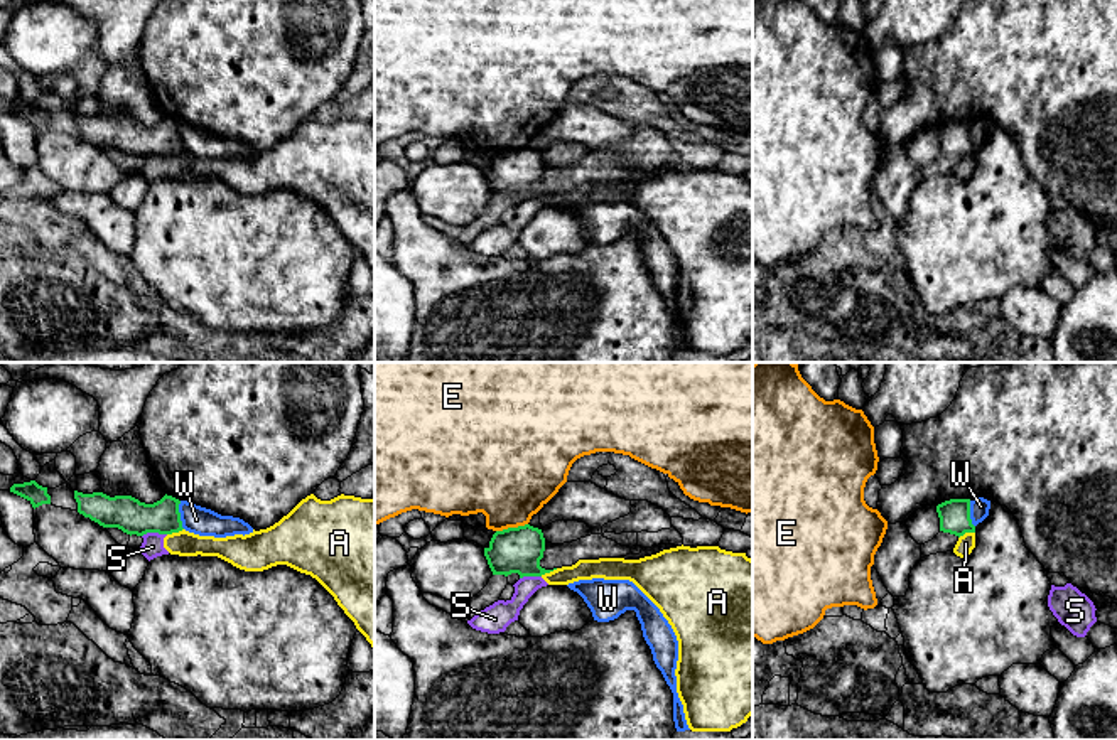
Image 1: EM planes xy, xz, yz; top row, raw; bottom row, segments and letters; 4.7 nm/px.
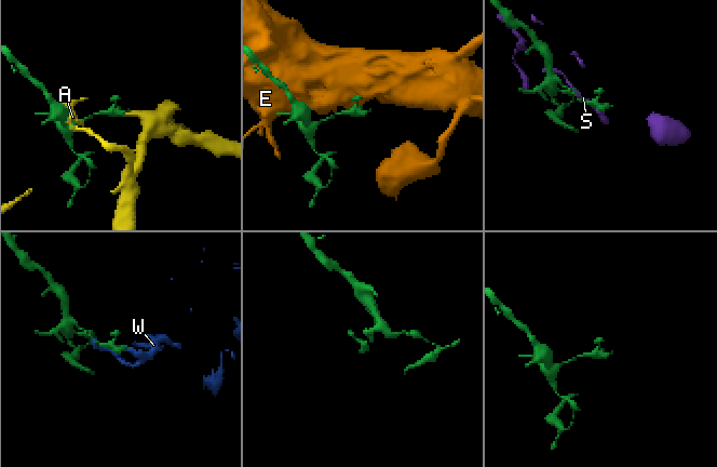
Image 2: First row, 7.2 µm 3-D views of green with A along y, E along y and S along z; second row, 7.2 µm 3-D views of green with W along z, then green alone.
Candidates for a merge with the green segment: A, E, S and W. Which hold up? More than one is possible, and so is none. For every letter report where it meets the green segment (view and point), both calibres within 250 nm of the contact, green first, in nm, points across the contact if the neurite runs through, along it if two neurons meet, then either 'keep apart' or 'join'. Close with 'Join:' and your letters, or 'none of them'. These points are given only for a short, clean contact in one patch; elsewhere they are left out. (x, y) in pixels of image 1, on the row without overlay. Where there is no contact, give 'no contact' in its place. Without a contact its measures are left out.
A: meets green in xy at (174, 154); 160 nm thick on the green side, 120 nm on the other; border along xy (183, 150), (167, 157); keep apart
E: meets green in xz at (512, 150); 220 nm thick on the green side, 440 nm on the other; keep apart
S: meets green in xy at (154, 154); 160 nm thick on the green side, 110 nm on the other; border along xy (166, 155), (145, 155), (142, 159); keep apart
W: meets green in xy at (179, 137); 160 nm thick on the green side, 130 nm on the other; border along xy (179, 123), (179, 142), (184, 150); keep apart
Join: none of them

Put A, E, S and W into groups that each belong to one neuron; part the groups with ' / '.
A S / E / W

